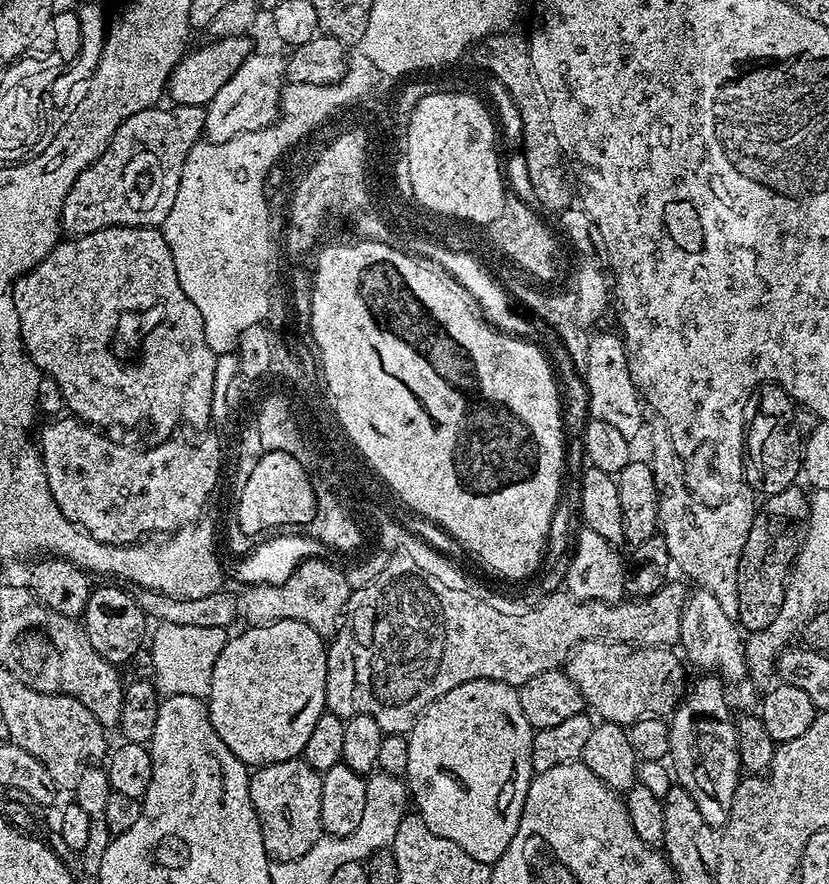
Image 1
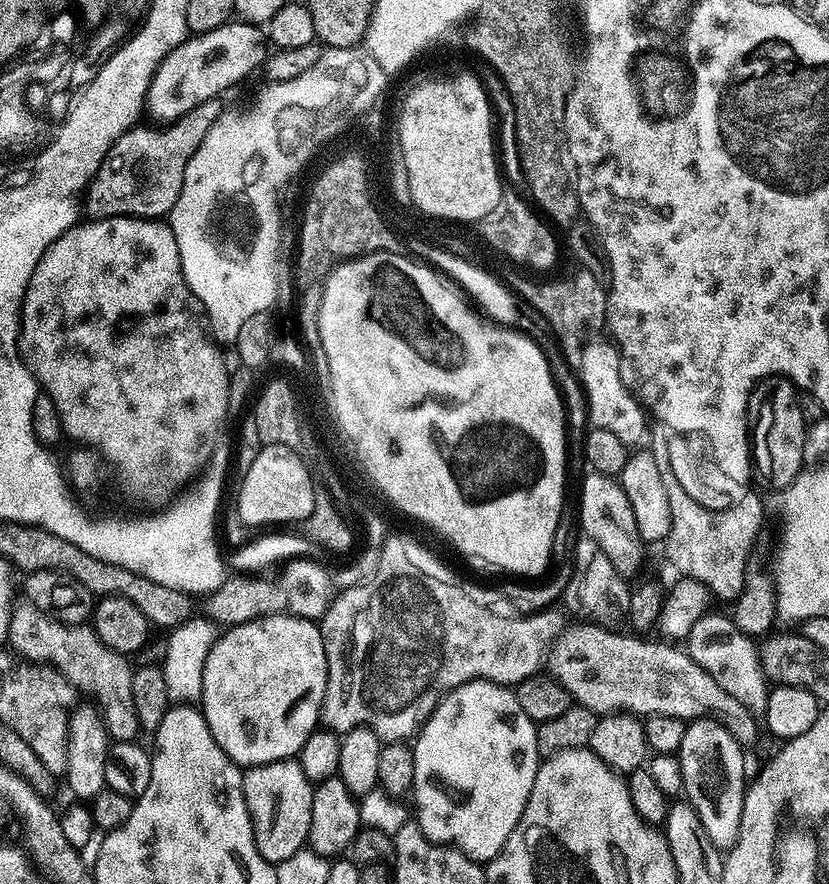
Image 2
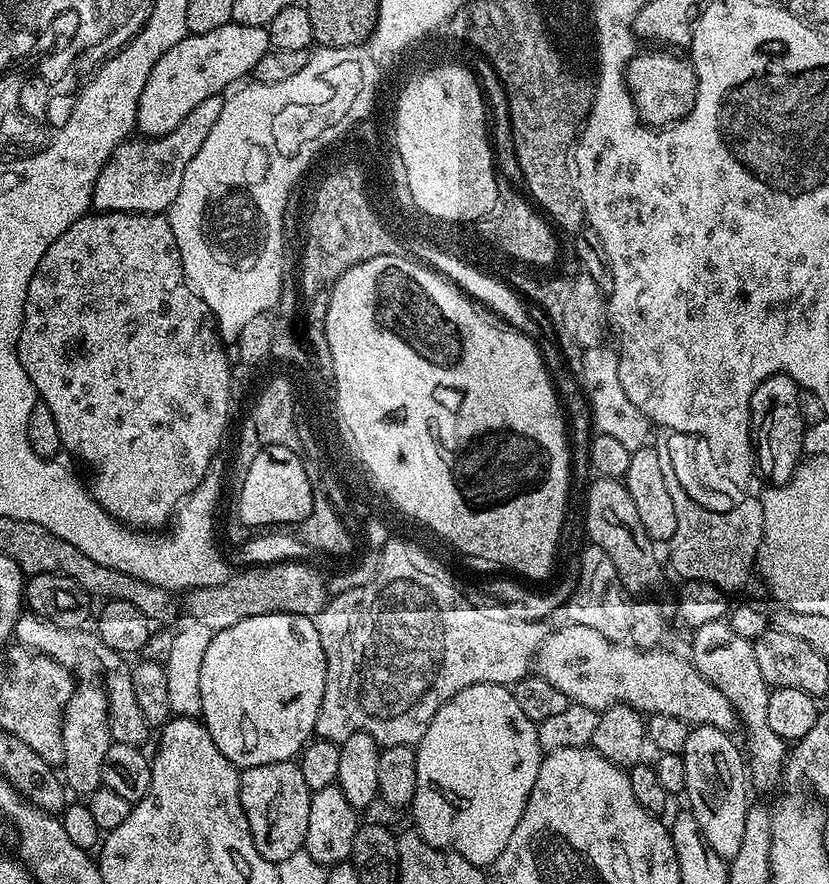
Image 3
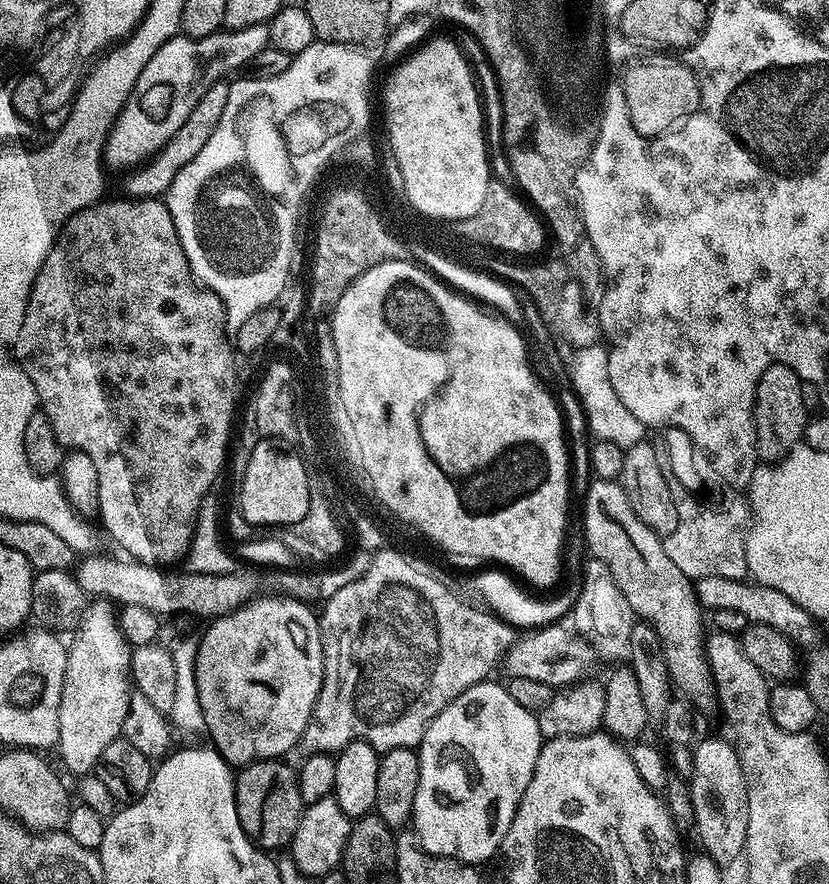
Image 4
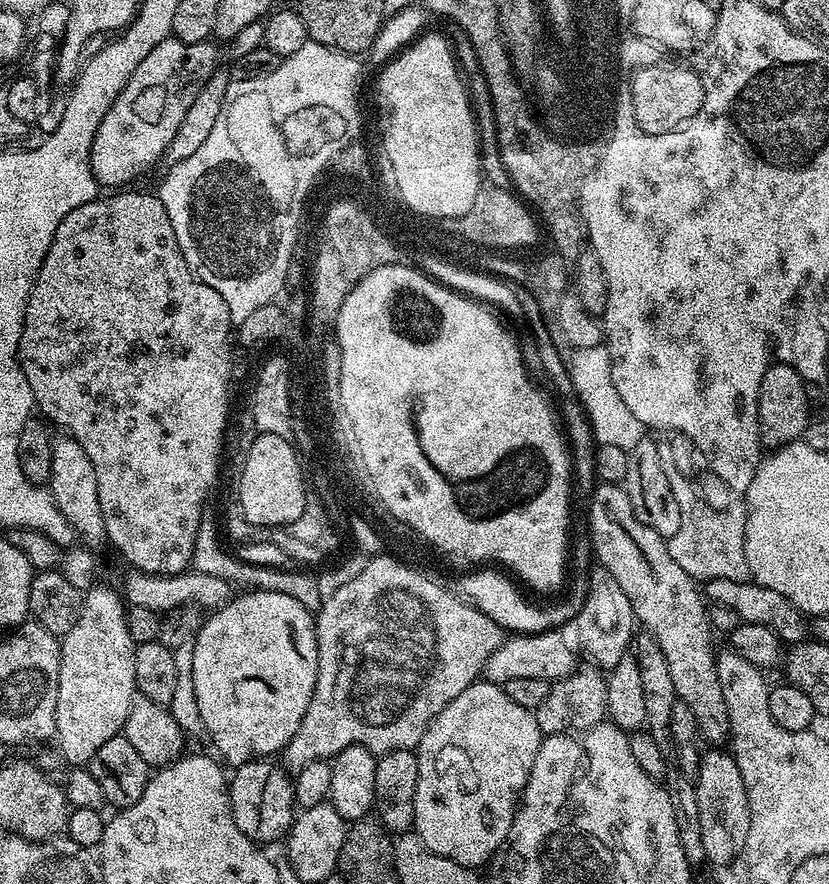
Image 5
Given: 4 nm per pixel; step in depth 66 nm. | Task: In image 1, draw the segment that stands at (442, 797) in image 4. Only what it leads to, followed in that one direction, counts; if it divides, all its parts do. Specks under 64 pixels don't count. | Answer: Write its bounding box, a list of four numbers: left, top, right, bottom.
[406,680,534,866]

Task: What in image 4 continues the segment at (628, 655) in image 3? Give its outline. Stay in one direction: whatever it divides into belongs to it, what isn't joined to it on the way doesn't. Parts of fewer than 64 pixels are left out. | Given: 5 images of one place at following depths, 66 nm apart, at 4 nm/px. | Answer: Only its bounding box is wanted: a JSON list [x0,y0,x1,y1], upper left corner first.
[506,622,597,690]

